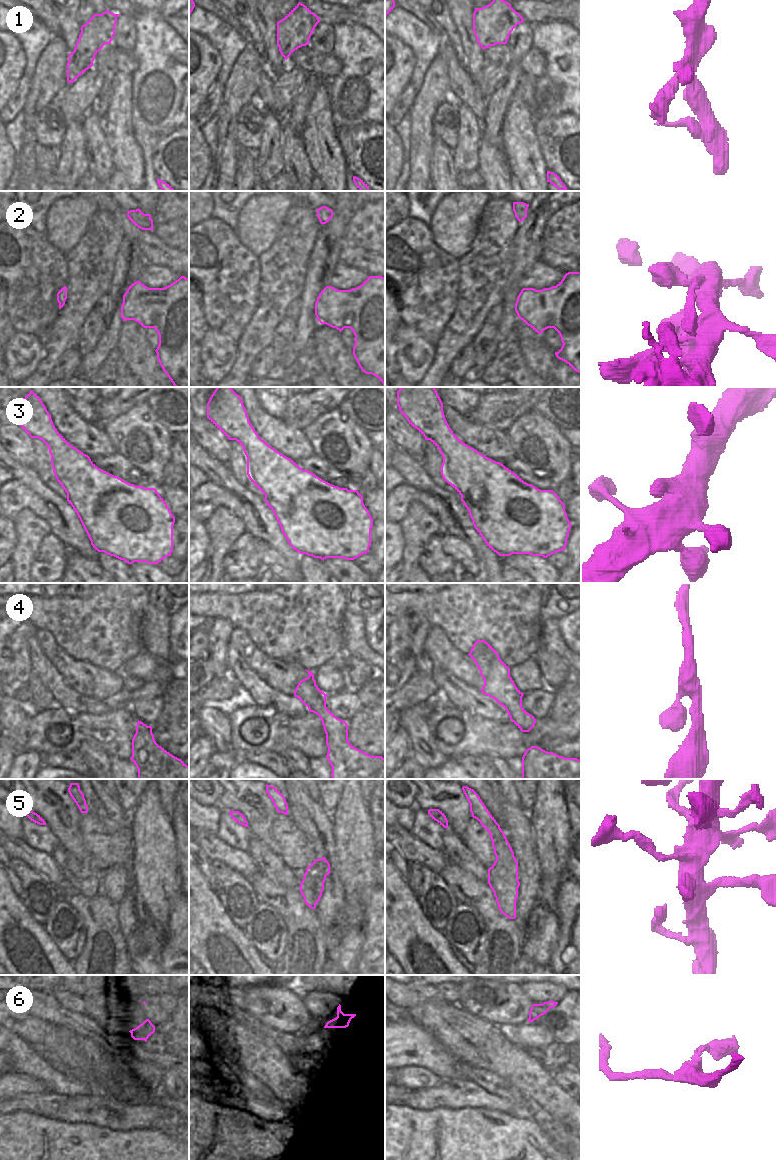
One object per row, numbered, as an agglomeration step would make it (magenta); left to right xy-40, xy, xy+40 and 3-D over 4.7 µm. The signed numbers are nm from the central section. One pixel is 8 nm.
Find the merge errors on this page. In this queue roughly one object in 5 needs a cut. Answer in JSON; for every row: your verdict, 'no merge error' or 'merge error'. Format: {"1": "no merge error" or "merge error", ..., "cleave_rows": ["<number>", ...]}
{"1": "no merge error", "2": "no merge error", "3": "no merge error", "4": "no merge error", "5": "no merge error", "6": "no merge error", "cleave_rows": []}

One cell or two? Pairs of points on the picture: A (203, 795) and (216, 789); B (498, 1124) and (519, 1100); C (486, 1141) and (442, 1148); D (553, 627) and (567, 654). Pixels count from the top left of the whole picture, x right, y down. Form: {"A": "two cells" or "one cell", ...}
{"A": "one cell", "B": "two cells", "C": "one cell", "D": "one cell"}

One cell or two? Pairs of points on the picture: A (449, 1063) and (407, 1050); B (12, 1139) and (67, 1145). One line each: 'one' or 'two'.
A: one
B: one

